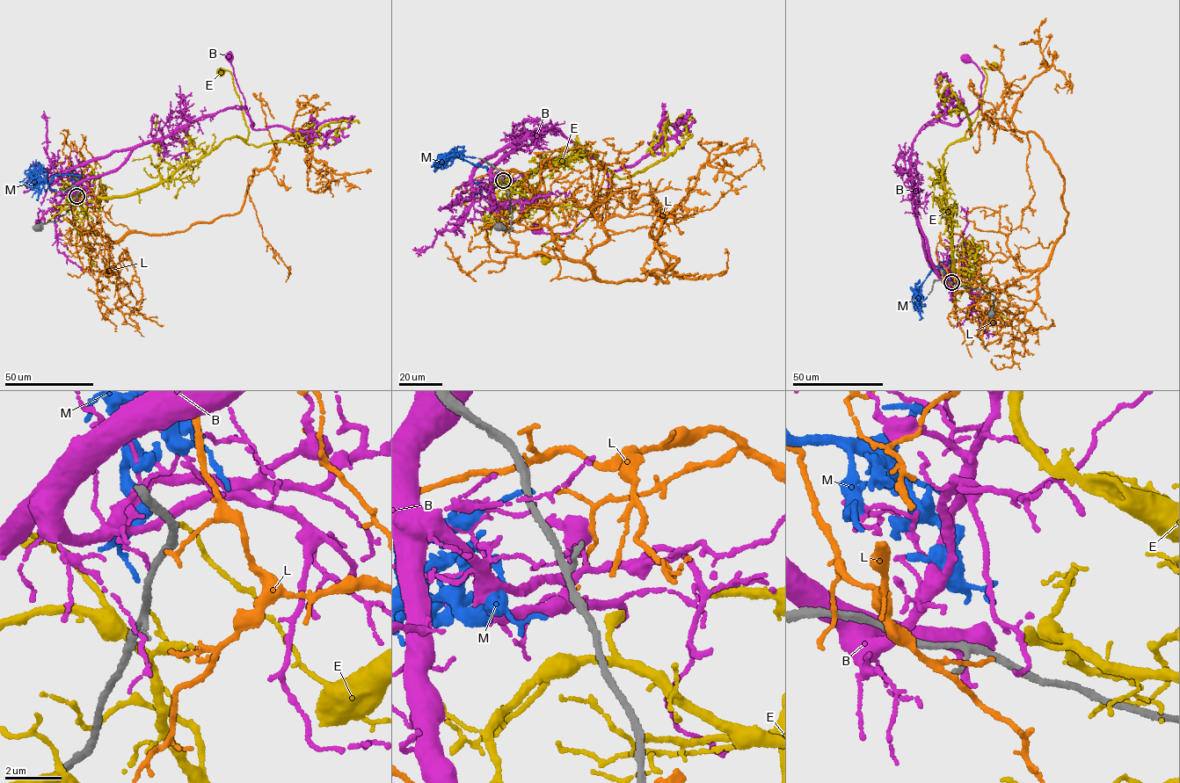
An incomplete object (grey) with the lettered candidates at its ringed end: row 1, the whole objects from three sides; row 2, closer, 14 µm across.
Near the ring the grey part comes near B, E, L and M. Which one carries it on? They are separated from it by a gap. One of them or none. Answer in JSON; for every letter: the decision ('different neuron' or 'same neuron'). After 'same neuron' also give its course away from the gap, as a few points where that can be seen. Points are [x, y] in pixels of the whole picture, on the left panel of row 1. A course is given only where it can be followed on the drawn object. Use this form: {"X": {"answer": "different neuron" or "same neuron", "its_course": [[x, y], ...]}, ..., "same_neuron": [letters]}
{"B": {"answer": "different neuron"}, "E": {"answer": "different neuron"}, "L": {"answer": "different neuron"}, "M": {"answer": "same neuron", "its_course": [[76, 193], [80, 176], [77, 175], [56, 174], [49, 182], [29, 176], [19, 181]]}, "same_neuron": ["M"]}

